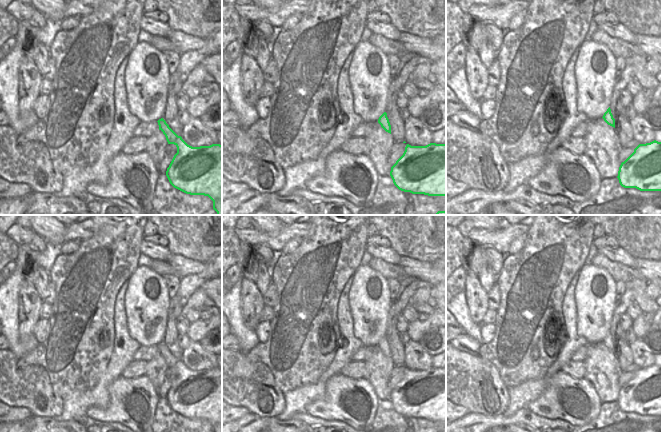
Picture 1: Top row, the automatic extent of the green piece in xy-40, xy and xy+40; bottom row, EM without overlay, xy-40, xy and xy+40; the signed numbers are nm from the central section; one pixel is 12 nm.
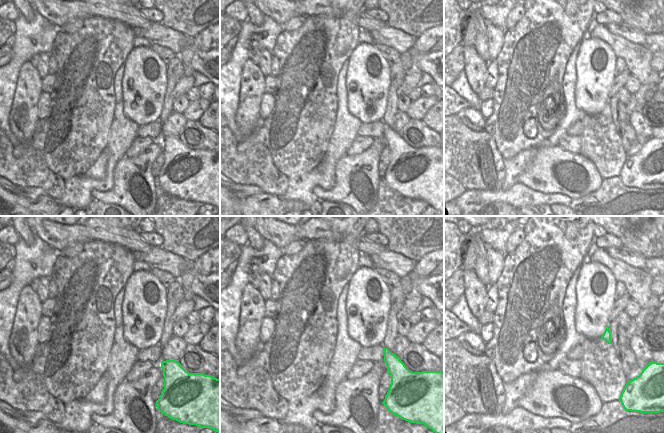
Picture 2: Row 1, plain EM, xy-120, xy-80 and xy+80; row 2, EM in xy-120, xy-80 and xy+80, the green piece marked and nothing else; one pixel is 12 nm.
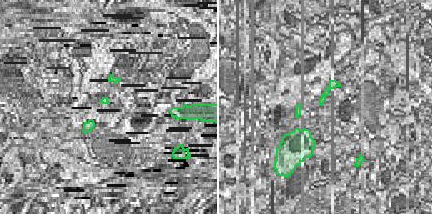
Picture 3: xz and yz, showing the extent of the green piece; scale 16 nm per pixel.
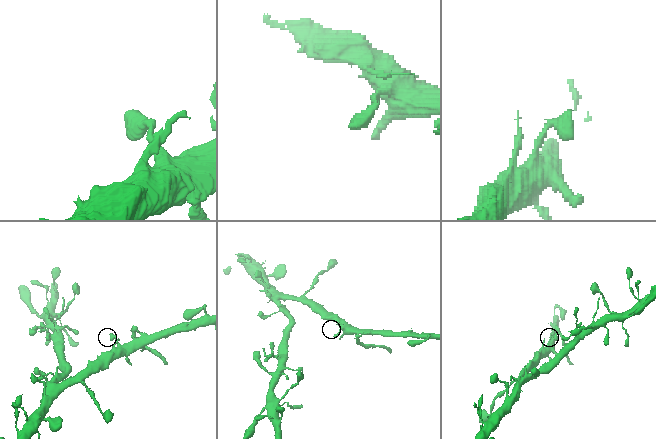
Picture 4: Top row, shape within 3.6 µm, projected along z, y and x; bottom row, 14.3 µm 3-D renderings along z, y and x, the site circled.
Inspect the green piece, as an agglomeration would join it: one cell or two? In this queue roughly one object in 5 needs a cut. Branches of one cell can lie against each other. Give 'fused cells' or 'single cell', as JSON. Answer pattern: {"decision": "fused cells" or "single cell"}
{"decision": "single cell"}

